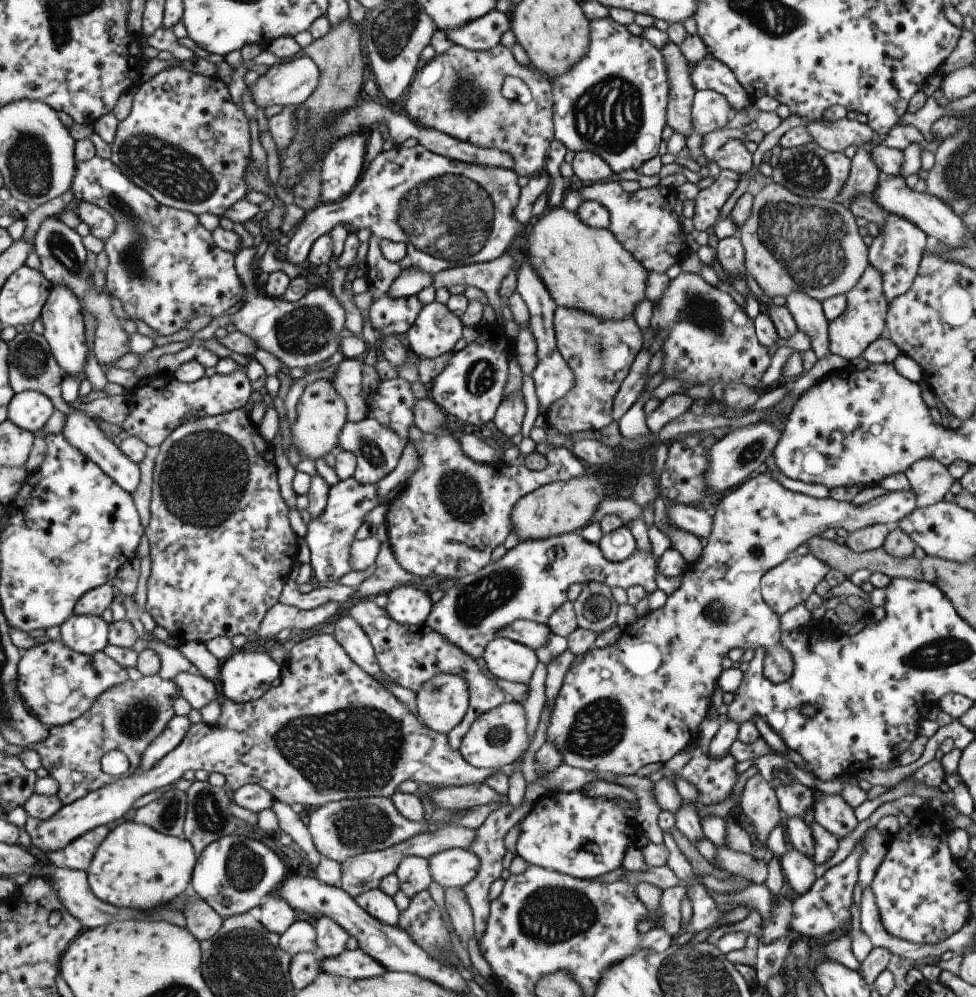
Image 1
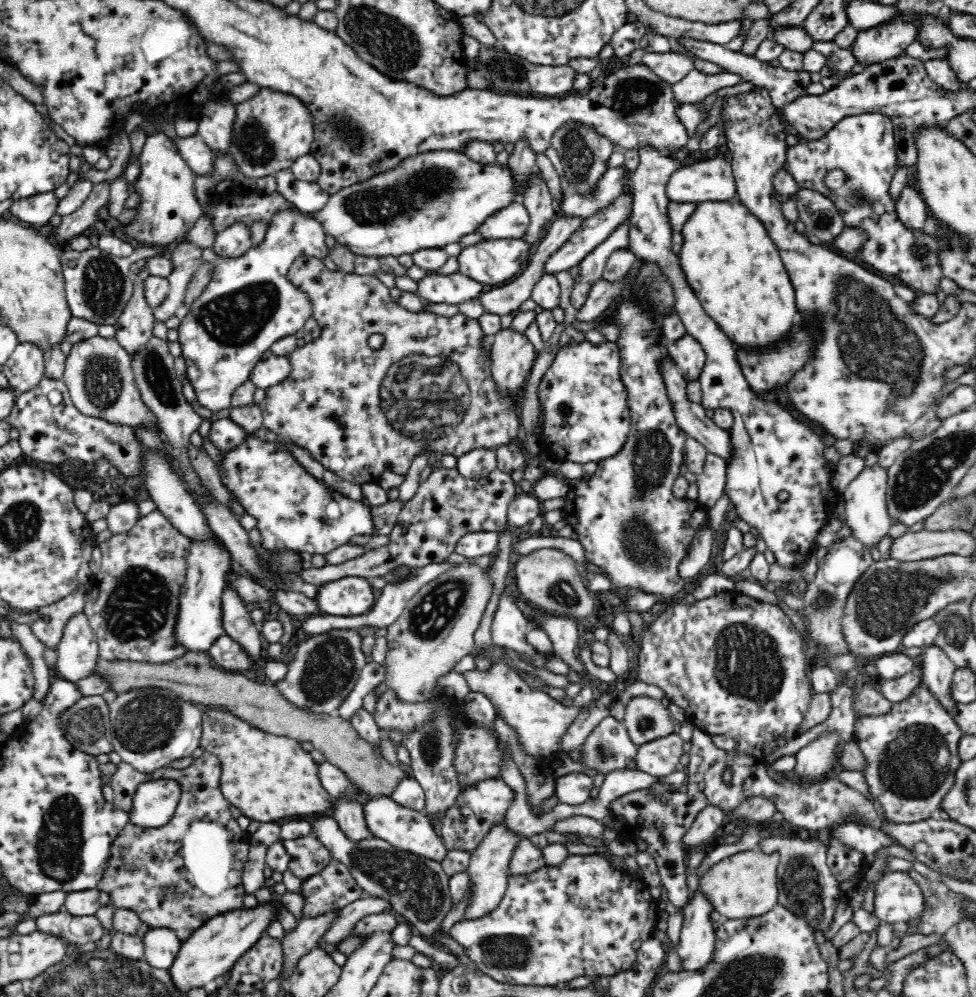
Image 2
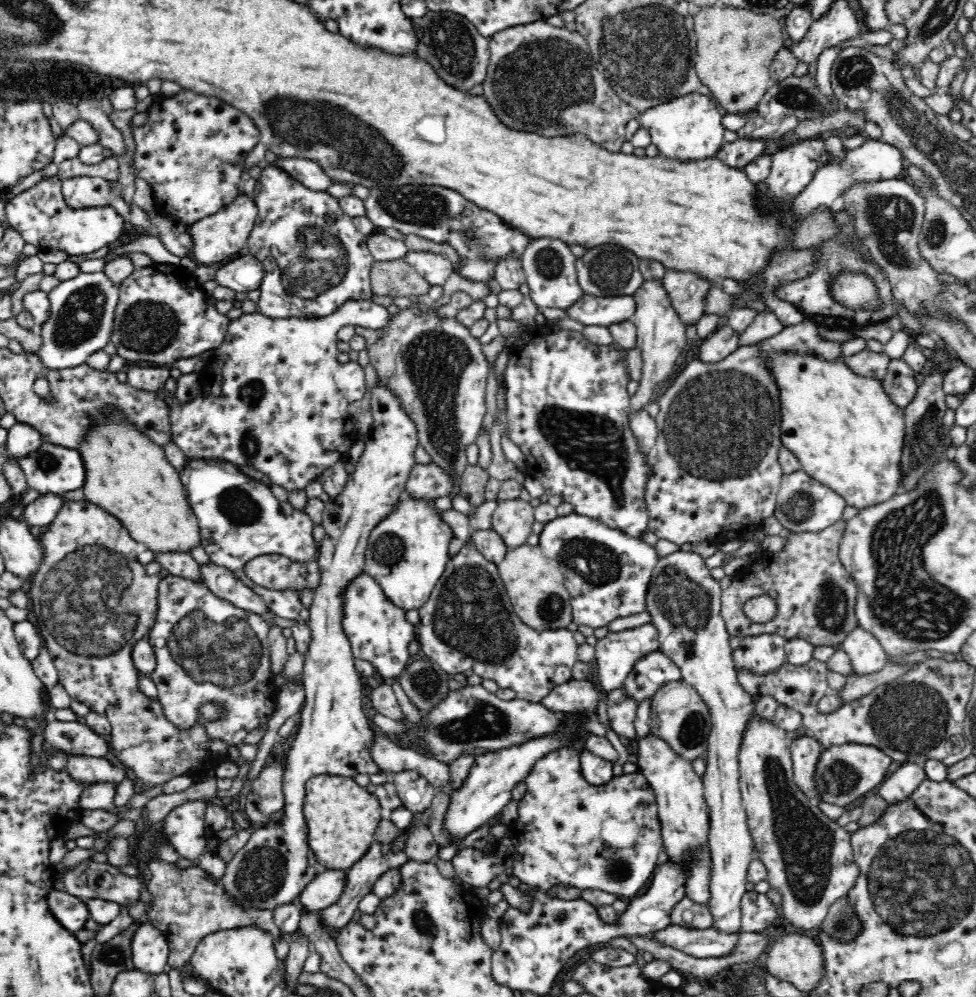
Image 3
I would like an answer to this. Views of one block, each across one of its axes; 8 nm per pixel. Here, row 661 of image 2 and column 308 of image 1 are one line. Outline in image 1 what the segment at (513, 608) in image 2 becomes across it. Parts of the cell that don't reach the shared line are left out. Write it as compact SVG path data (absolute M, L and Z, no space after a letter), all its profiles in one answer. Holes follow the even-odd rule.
M353 477L331 486L325 510L307 525L307 536L304 541L311 553L311 568L314 578L320 585L336 583L340 578L353 571L350 565L350 548L355 540L358 528L362 526L368 512L378 505L376 485L359 484Z

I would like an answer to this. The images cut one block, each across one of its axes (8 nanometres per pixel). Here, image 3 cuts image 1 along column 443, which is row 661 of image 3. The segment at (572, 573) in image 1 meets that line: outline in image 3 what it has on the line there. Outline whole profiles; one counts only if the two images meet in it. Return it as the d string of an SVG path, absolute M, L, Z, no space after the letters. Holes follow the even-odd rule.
M651 623L621 632L609 632L602 640L598 640L594 646L596 650L594 659L598 663L598 682L602 689L608 692L622 688L634 664L646 654L659 651L659 646L658 630Z

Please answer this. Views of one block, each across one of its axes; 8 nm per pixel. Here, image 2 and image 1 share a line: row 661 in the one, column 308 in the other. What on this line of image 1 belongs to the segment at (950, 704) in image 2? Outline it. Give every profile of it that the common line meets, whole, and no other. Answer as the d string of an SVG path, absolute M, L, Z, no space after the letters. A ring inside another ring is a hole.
M308 917L295 921L279 939L279 946L294 957L302 952L317 953L317 933L314 923Z

